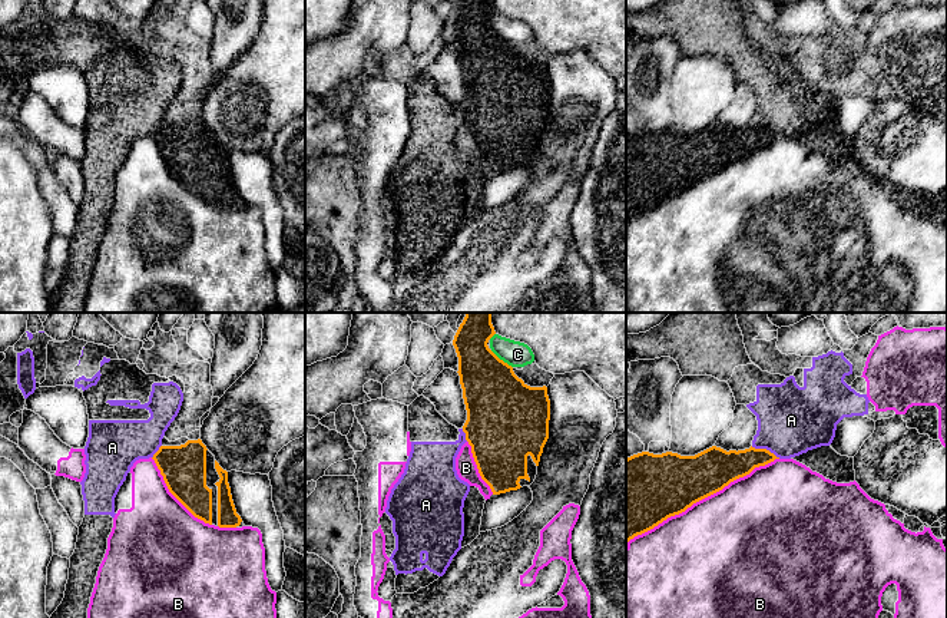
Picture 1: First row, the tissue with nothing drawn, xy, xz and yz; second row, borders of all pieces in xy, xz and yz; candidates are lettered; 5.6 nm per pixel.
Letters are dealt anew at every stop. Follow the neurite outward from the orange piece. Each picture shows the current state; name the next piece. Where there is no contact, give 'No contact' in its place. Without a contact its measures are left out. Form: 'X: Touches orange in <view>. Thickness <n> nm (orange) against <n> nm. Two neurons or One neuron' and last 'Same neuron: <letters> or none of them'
A: Touches orange in yz. Thickness 180 nm (orange) against 380 nm. Two neurons
B: Touches orange in yz. Thickness 360 nm (orange) against 480 nm. Two neurons
C: Touches orange in xz. Thickness 380 nm (orange) against 140 nm. Two neurons
Same neuron: none of them

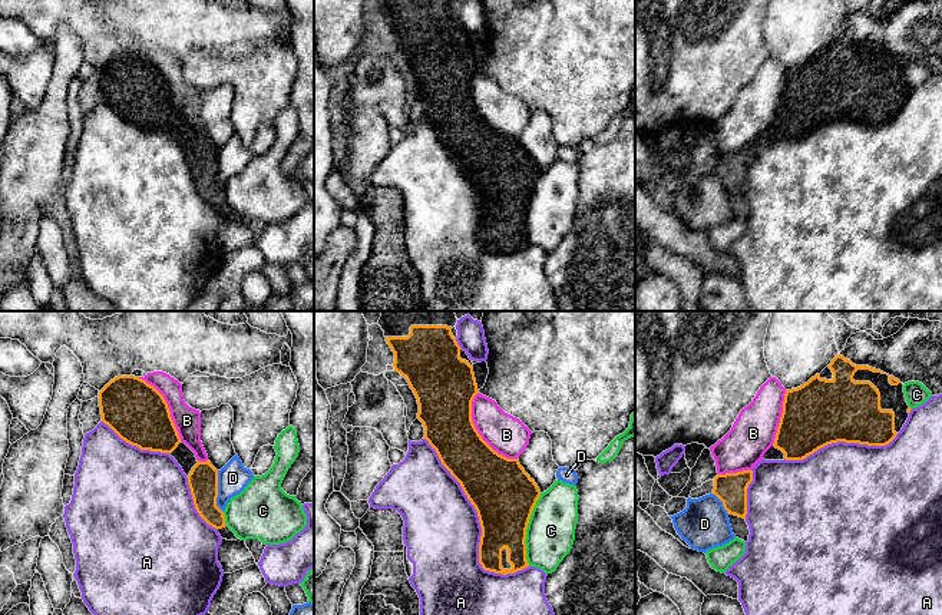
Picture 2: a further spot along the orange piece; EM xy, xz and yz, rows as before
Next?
A: Touches orange in xz. Thickness 360 nm (orange) against 440 nm. Two neurons
B: Touches orange in xz. Thickness 300 nm (orange) against 220 nm. Two neurons
C: Touches orange in xz. Thickness 360 nm (orange) against 280 nm. Two neurons
D: Touches orange in xy. Thickness 170 nm (orange) against 170 nm. Two neurons
Same neuron: none of them

